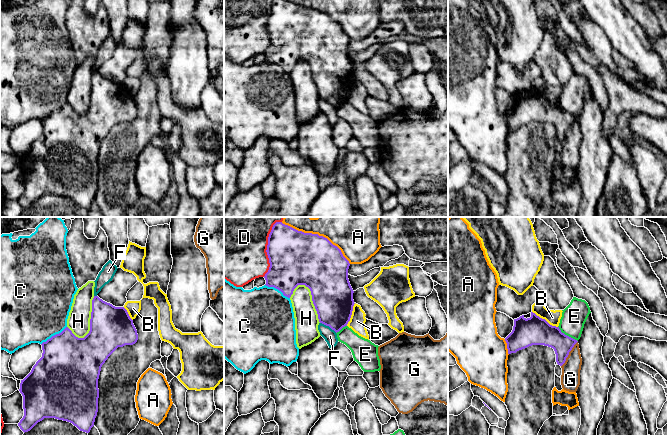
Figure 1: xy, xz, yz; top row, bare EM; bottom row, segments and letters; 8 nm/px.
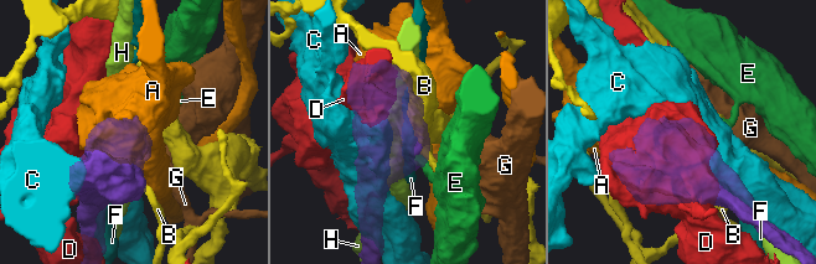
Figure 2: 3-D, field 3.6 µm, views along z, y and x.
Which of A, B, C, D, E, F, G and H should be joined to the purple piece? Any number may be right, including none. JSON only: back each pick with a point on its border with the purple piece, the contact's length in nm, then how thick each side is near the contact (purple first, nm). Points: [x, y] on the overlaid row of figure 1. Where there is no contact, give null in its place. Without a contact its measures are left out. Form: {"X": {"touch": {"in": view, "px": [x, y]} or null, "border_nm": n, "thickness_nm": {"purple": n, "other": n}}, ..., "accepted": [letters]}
{"accepted": []}

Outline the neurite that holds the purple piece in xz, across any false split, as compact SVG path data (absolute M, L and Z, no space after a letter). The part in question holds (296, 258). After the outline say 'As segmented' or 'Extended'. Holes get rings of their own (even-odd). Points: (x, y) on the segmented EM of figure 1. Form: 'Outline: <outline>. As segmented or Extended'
Outline: M276 222L269 234L266 252L270 263L264 276L266 286L276 288L290 298L298 285L305 285L311 291L320 323L336 333L347 326L355 304L354 291L348 279L350 263L337 246L318 234L304 233Z. As segmented

